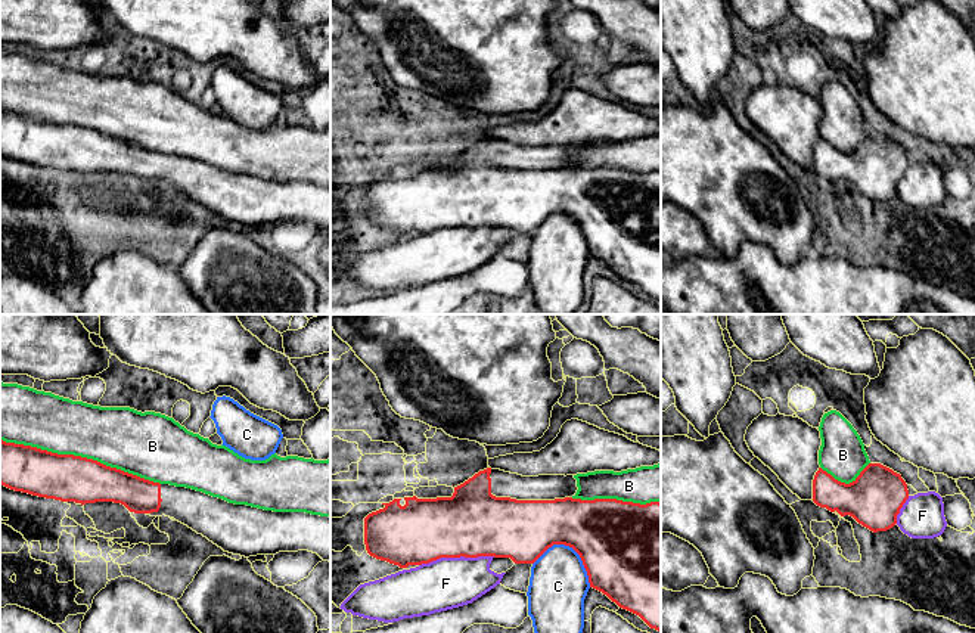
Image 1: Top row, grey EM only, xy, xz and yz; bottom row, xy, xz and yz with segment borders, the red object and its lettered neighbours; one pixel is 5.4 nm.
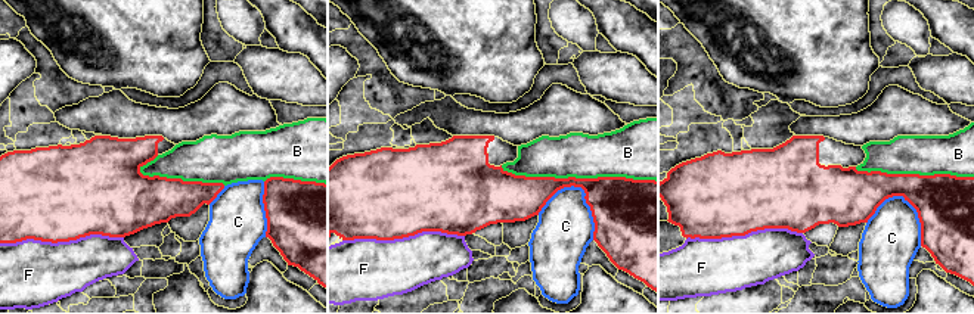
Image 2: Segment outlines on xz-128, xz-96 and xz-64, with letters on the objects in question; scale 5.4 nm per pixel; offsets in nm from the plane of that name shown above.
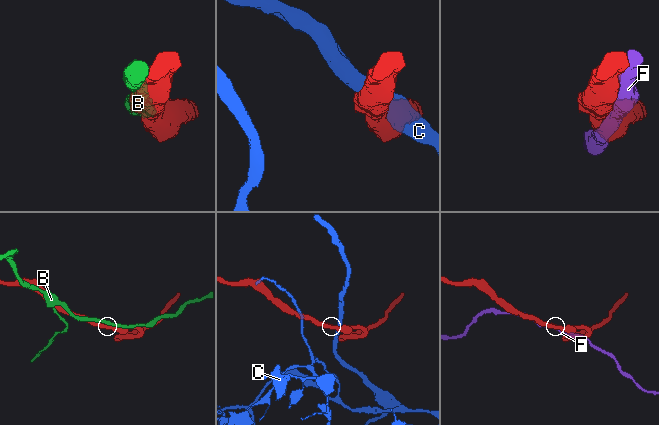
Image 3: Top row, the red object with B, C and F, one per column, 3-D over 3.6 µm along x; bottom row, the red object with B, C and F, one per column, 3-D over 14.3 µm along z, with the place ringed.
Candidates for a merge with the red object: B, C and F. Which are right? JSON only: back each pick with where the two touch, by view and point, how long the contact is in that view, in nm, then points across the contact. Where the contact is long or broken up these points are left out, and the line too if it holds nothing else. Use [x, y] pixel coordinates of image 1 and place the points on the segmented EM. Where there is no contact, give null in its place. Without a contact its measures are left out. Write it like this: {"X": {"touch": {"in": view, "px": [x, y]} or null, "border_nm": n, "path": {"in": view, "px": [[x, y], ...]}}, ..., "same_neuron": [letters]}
{"same_neuron": []}

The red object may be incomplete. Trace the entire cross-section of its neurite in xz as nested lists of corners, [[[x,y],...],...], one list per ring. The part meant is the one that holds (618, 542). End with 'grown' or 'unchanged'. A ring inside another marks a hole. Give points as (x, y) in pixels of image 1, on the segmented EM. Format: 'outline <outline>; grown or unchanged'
outline [[[500,469],[479,471],[454,487],[451,497],[404,497],[364,518],[370,556],[407,568],[440,558],[510,558],[534,564],[553,544],[572,547],[581,558],[590,587],[661,632],[661,503],[617,499],[575,499],[574,475],[522,477]]]; grown

